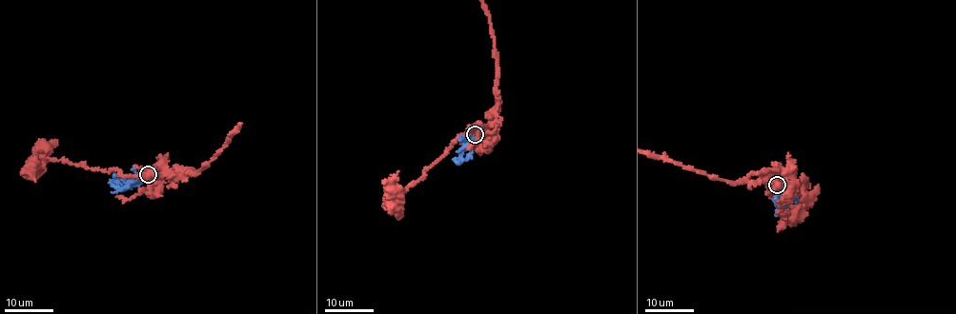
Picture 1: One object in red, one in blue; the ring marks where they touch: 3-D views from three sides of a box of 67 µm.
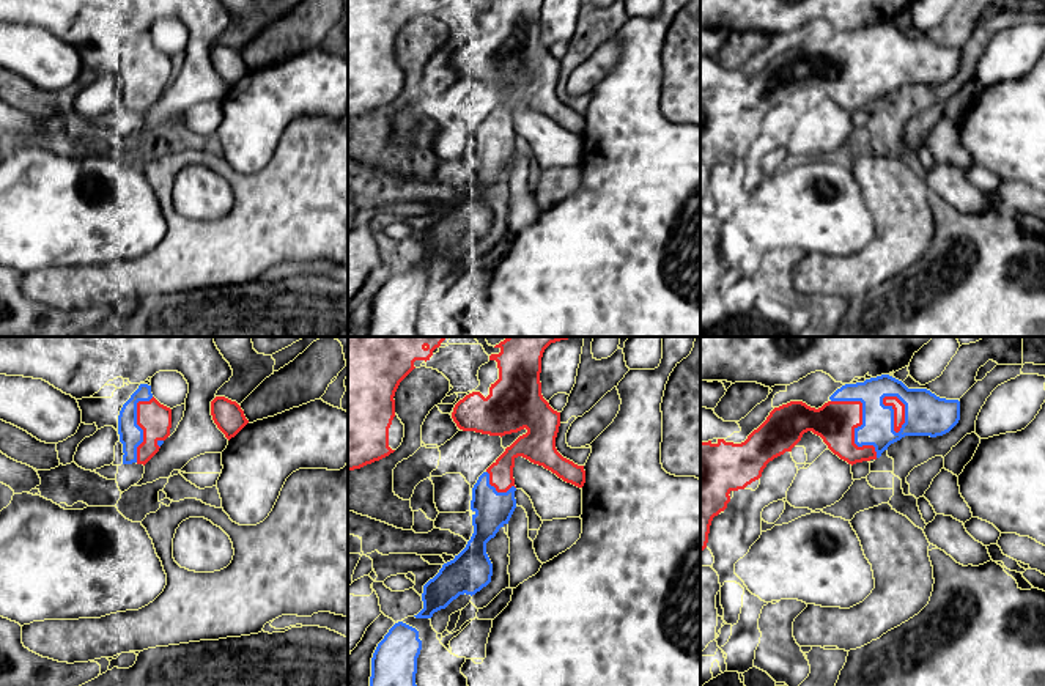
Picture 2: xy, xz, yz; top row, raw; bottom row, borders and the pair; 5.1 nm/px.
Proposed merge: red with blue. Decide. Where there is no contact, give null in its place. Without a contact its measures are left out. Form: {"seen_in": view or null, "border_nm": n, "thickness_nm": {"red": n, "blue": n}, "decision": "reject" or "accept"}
{"seen_in": "yz", "border_nm": 380, "thickness_nm": {"red": 220, "blue": 170}, "decision": "accept"}

